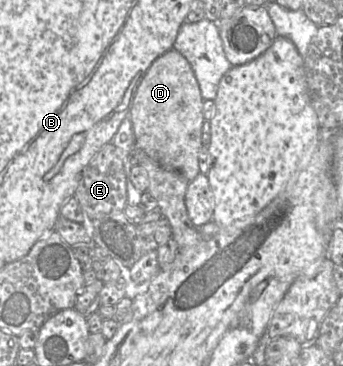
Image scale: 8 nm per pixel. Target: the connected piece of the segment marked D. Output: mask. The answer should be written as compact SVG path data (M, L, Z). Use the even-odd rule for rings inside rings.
M172 48L149 67L129 106L136 147L161 166L178 171L189 182L200 173L198 153L202 146L203 101L190 63Z

